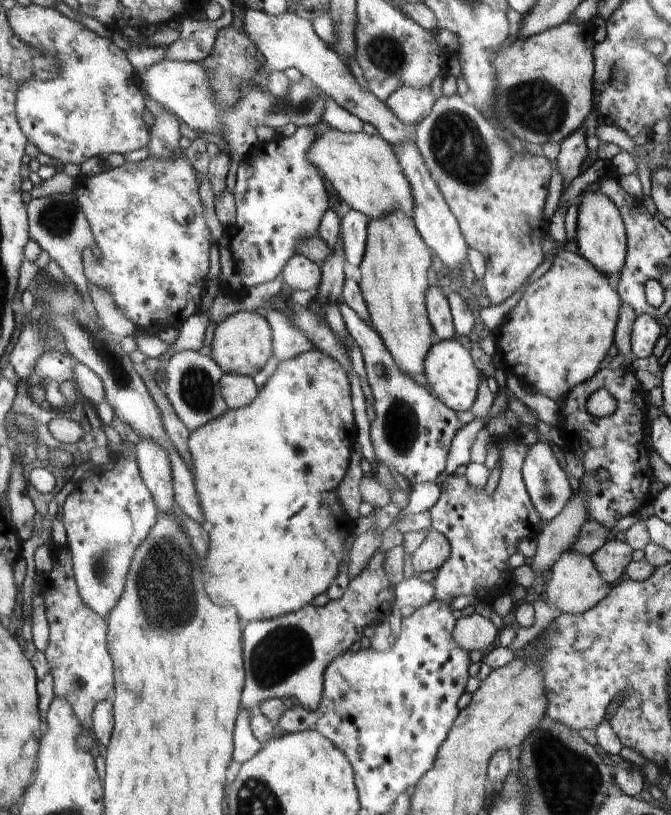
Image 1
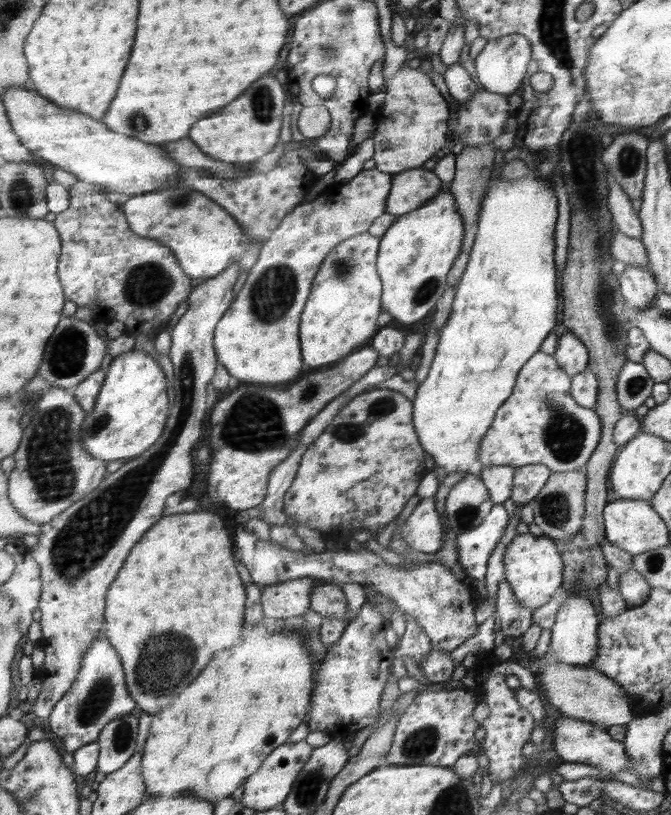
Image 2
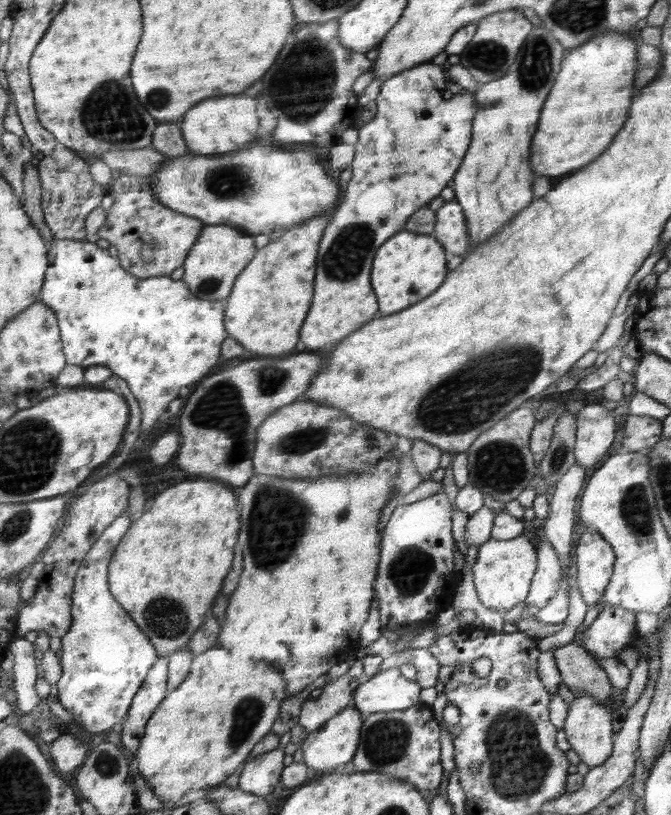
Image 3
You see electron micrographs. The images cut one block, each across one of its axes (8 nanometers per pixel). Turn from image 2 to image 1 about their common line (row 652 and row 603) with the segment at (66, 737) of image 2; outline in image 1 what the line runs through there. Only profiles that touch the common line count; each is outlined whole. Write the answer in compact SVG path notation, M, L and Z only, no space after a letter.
M114 453L112 460L106 465L94 465L93 475L84 480L84 484L75 487L62 507L61 519L67 530L69 547L73 552L75 576L81 595L107 621L125 595L136 553L140 545L150 536L160 513L154 495L143 479L139 461L128 460L120 453Z

